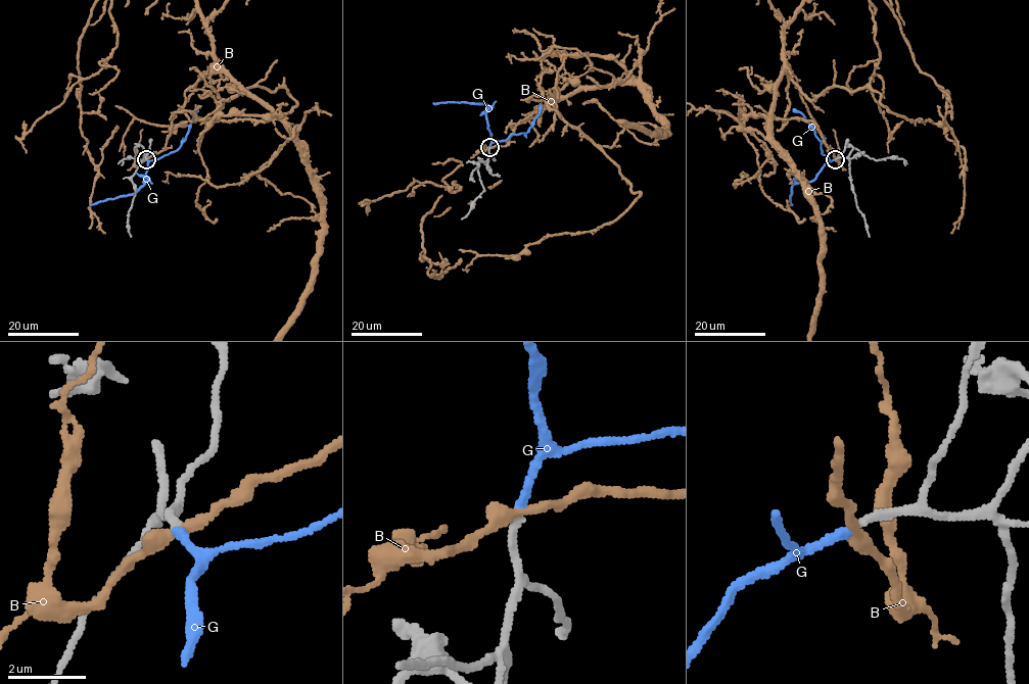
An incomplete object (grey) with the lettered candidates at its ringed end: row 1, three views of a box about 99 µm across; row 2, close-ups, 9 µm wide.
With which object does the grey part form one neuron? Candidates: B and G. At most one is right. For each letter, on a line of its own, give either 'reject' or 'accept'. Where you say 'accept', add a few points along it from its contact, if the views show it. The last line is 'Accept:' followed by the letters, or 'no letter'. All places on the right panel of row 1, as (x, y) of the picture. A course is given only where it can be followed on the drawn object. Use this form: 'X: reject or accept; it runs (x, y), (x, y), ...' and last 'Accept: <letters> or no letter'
B: reject
G: accept; it runs (835, 158), (826, 163), (813, 180), (792, 186), (790, 204)
Accept: G

